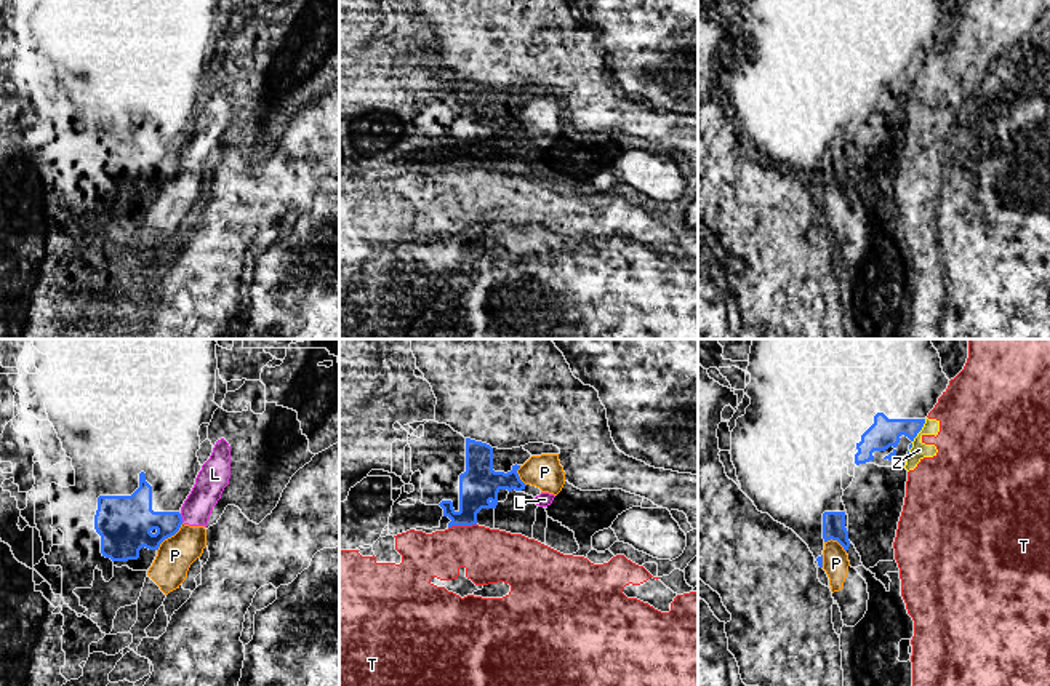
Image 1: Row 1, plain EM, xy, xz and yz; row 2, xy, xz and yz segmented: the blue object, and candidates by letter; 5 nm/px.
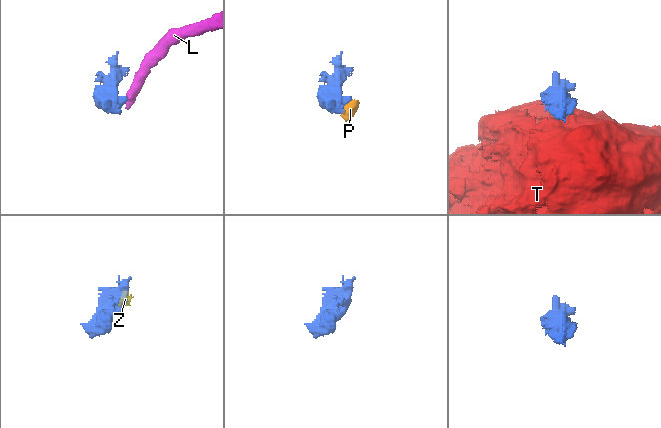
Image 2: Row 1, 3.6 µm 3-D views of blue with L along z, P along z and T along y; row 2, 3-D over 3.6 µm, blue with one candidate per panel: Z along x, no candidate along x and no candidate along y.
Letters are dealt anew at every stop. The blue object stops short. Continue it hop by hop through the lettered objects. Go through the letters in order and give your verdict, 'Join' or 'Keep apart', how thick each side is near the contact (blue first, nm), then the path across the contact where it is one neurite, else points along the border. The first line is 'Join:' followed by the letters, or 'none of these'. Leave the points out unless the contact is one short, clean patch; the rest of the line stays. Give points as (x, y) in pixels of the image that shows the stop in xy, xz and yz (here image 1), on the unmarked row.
Join: none of these
L: Keep apart. Thickness 220 nm (blue) against 150 nm. Boundary: xy (180, 155), (183, 163)
P: Keep apart. Thickness 280 nm (blue) against 190 nm. Boundary: xy (183, 165), (157, 192)
T: Keep apart. Thickness 200 nm (blue) against 280 nm
Z: Keep apart. Thickness 150 nm (blue) against 90 nm. Boundary: yz (925, 61), (906, 101)

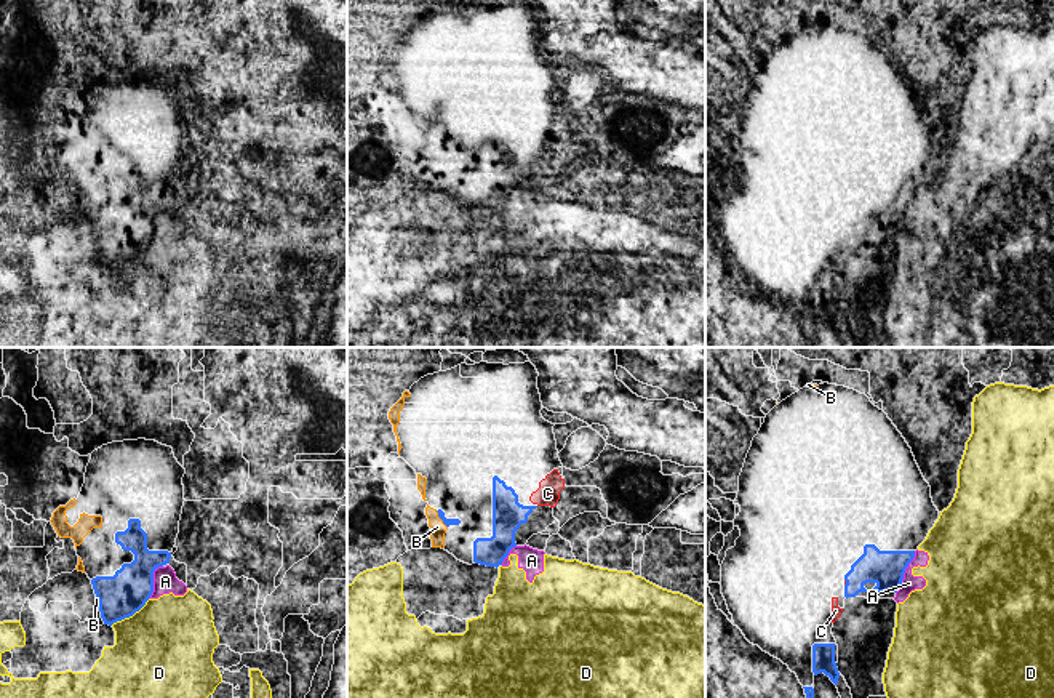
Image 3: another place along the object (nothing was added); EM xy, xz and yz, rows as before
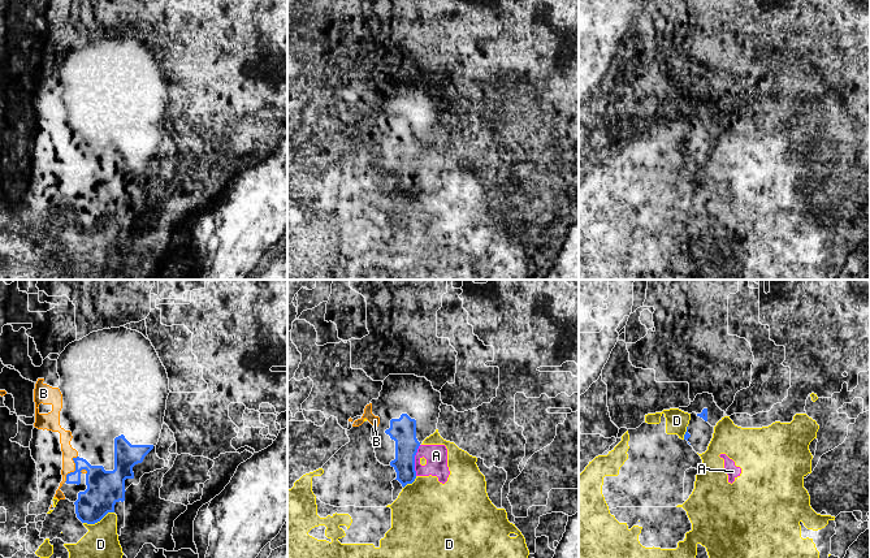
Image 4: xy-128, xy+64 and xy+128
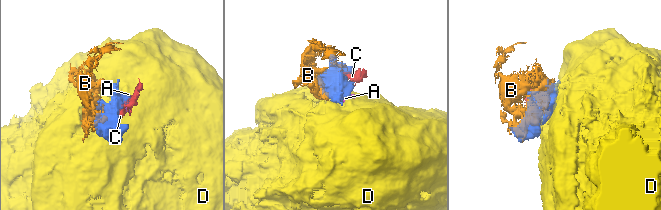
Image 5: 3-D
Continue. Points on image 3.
Join: B, C
A: Keep apart. Thickness 180 nm (blue) against 80 nm. Boundary: yz (915, 192), (896, 234)
B: Join. Thickness 40 nm (blue) against 80 nm
C: Join. Thickness 180 nm (blue) against 20 nm
D: Keep apart. Thickness 220 nm (blue) against 480 nm

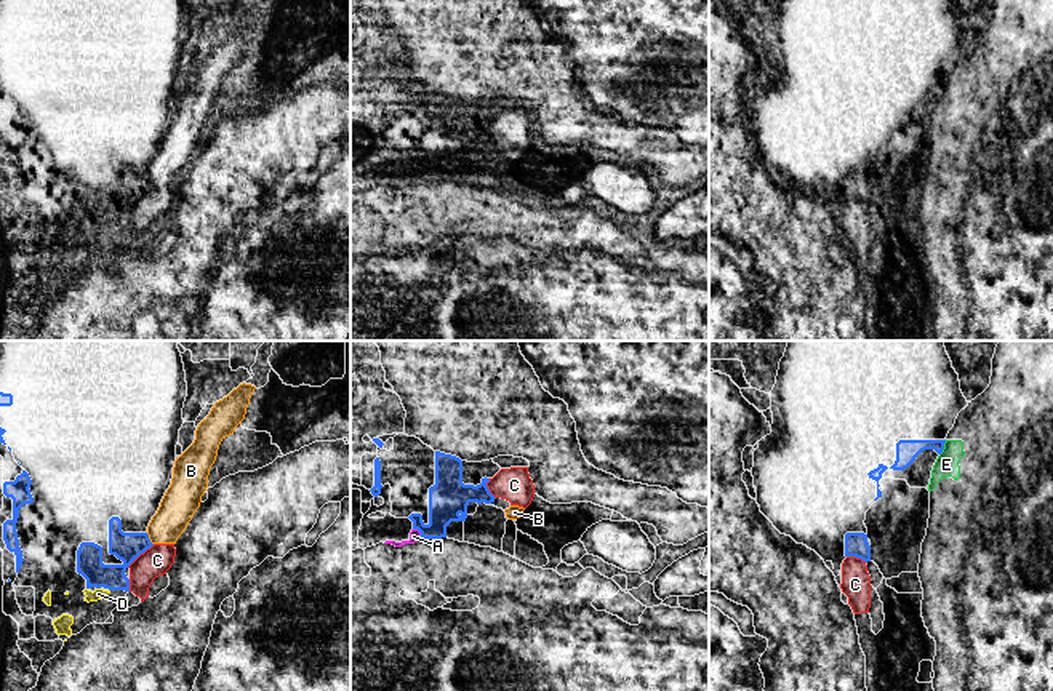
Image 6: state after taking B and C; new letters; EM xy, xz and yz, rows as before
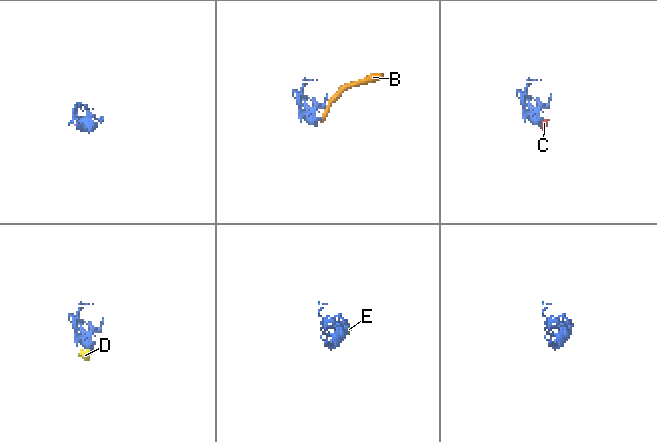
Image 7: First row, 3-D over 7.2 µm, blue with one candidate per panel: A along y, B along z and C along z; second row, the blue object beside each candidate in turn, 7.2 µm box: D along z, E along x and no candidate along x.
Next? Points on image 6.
Join: A, D
A: Join. Thickness 200 nm (blue) against 50 nm
B: Keep apart. Thickness 140 nm (blue) against 180 nm. Boundary: xy (146, 175), (152, 186)
C: Keep apart. Thickness 140 nm (blue) against 150 nm. Boundary: xy (154, 186), (127, 208)
D: Join. Thickness 140 nm (blue) against 60 nm
E: Keep apart. Thickness 110 nm (blue) against 120 nm. Boundary: yz (946, 82), (940, 96)

